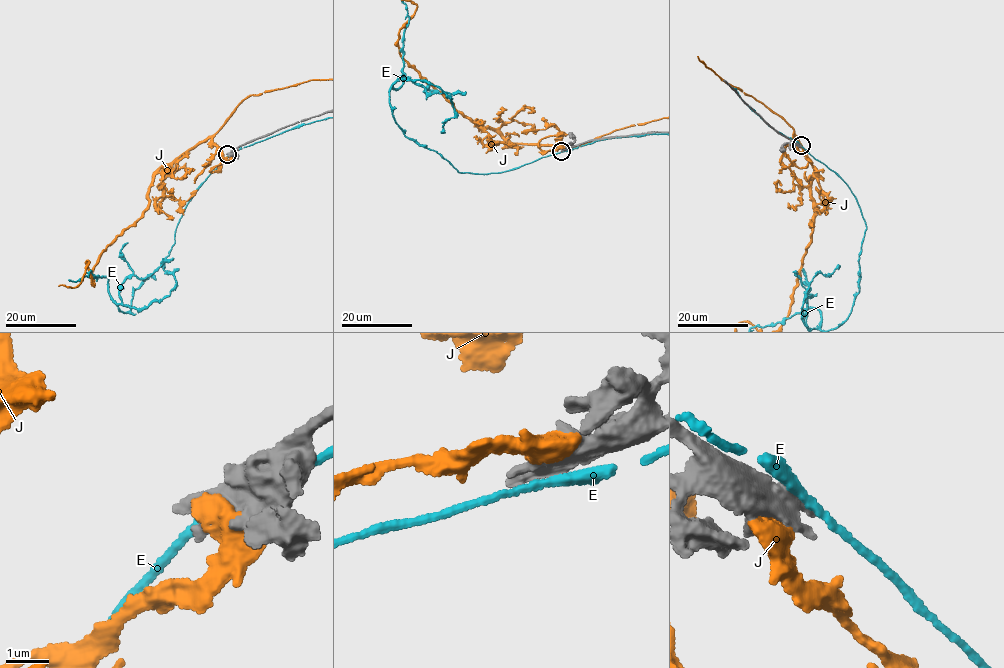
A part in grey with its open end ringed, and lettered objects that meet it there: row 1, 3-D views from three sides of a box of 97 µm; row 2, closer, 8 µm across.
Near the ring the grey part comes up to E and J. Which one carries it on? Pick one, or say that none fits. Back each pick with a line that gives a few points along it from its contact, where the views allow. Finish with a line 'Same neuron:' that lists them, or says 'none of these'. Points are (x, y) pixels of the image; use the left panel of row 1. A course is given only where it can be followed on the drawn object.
Same neuron: none of these

